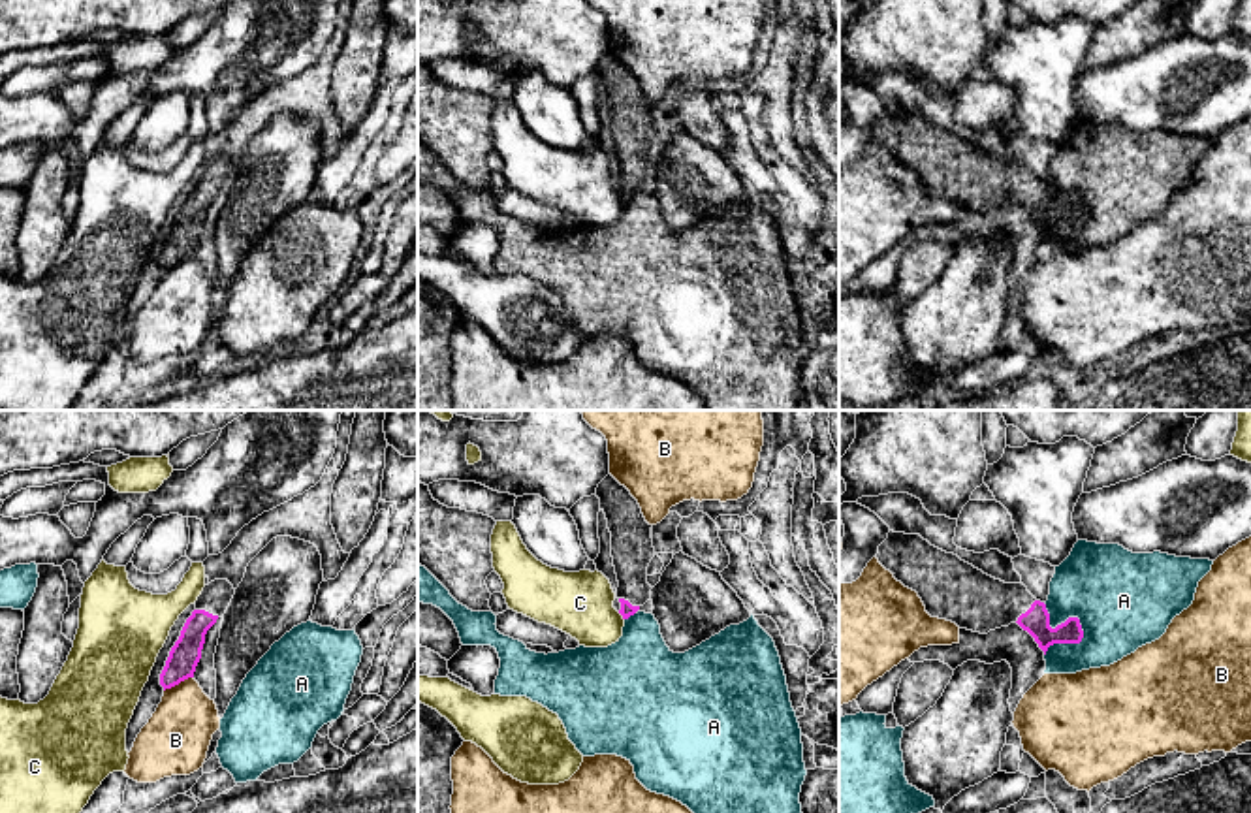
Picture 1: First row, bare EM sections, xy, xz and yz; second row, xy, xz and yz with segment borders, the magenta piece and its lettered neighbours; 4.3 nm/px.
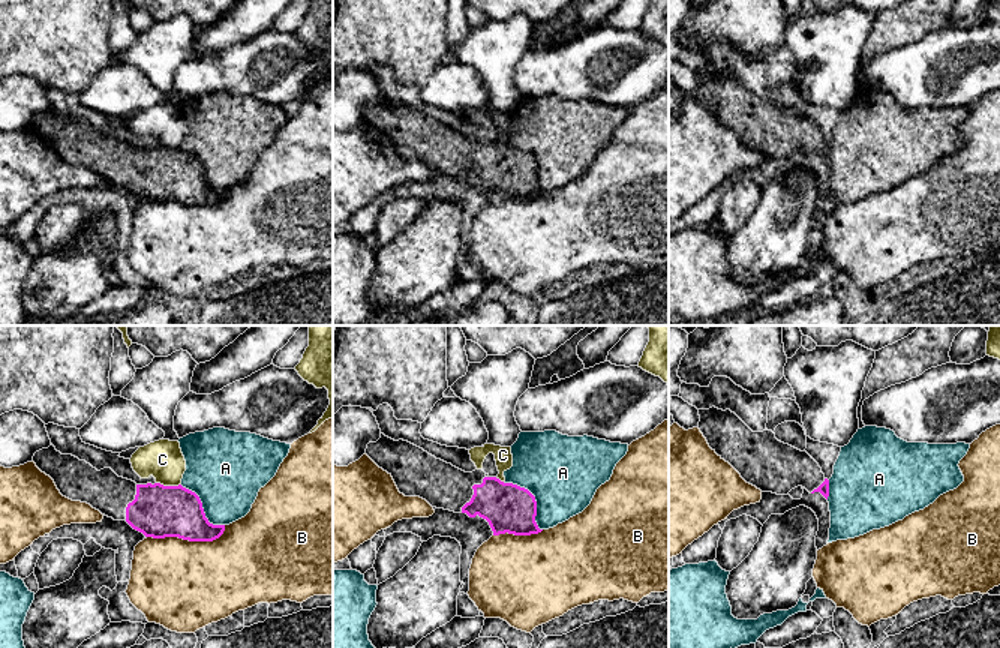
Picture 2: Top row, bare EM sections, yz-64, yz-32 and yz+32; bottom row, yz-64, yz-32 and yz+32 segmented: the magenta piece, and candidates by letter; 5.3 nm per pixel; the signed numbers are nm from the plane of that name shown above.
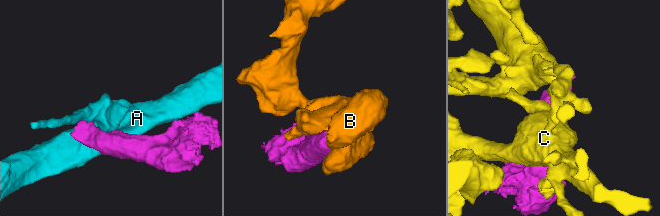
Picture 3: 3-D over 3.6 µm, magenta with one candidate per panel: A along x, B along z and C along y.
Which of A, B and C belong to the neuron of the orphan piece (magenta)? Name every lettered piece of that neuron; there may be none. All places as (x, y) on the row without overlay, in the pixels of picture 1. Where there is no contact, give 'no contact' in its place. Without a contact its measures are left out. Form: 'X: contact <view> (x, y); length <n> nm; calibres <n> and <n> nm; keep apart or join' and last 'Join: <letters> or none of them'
A: contact yz (1065, 200); length 240 nm; calibres 110 and 380 nm; keep apart
B: contact xy (177, 262); length 140 nm; calibres 130 and 280 nm; keep apart
C: contact xz (621, 192); length 50 nm; calibres 60 and 280 nm; keep apart
Join: none of them

